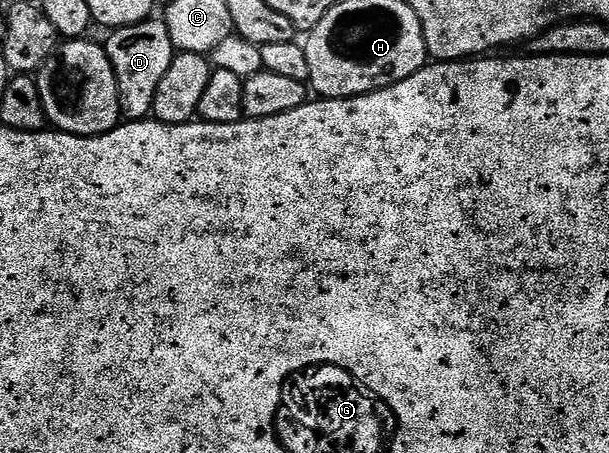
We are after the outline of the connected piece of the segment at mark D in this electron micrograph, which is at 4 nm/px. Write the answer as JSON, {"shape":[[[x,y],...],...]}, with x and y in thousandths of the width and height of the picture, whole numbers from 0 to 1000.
{"shape":[[[240,44],[213,57],[195,57],[184,68],[179,93],[171,95],[199,214],[199,249],[212,265],[238,265],[250,254],[255,203],[286,124],[284,91],[269,46]]]}

